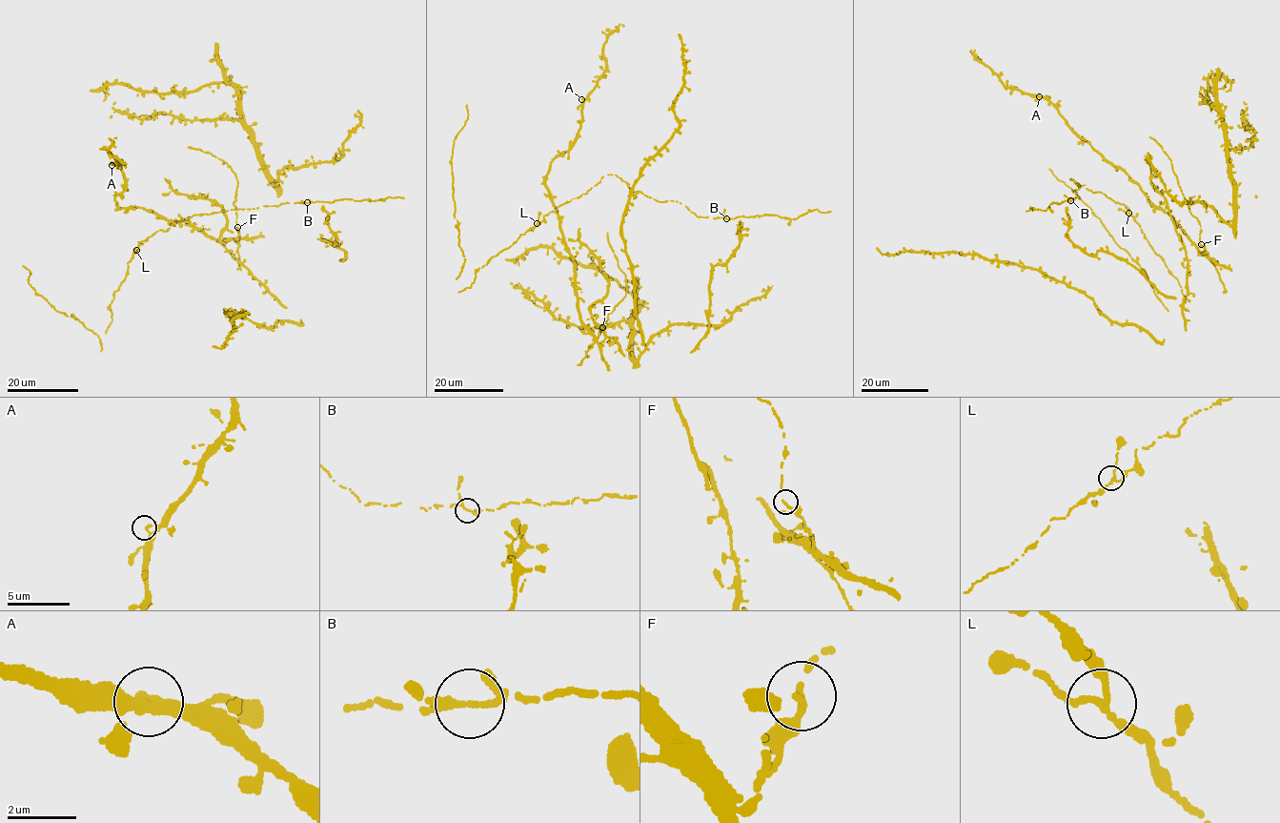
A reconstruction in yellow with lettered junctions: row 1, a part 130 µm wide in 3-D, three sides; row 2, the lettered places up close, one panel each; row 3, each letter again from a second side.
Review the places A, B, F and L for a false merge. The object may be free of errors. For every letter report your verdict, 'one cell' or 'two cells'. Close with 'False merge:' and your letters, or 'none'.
A: one cell
B: one cell
F: one cell
L: one cell
False merge: none

